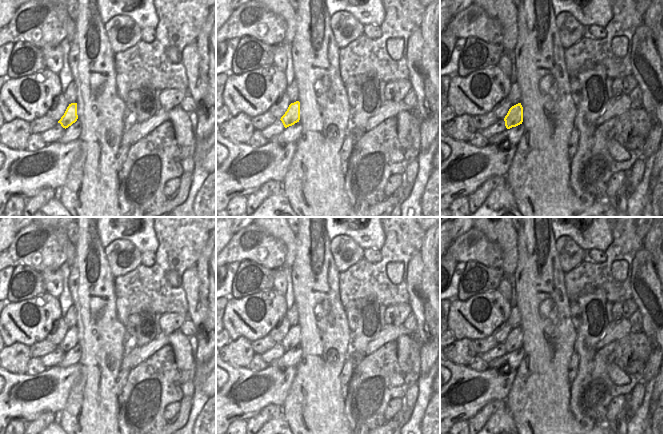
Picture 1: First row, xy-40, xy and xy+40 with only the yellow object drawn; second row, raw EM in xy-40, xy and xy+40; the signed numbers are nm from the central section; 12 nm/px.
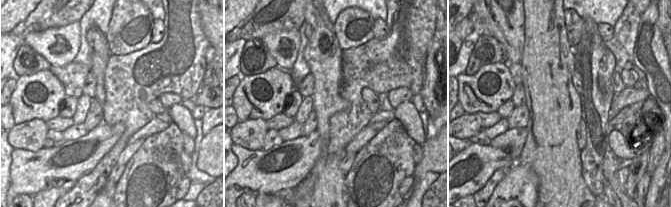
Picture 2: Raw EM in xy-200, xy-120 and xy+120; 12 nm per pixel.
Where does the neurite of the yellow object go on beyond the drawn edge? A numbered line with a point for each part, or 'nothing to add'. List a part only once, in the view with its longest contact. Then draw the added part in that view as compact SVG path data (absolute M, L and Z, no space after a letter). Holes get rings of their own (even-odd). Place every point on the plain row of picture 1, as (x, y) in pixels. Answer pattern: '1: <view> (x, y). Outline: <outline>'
nothing to add.

